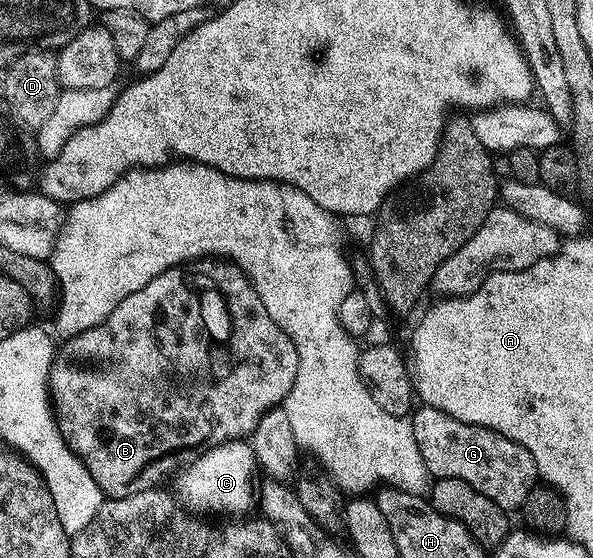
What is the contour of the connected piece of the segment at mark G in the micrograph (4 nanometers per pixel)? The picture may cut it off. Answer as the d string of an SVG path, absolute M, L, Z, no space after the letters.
M425 406L415 407L409 421L412 434L416 434L420 458L424 458L424 466L431 477L439 480L464 478L468 486L476 486L480 494L492 498L496 506L507 510L521 509L528 494L539 483L538 467L530 451L520 446L520 442L504 438L504 434L484 426L460 422L444 414L444 410Z

